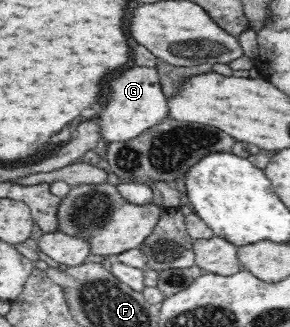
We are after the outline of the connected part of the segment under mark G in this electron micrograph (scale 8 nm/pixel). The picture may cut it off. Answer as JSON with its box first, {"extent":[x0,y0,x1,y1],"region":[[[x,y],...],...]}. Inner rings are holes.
{"extent":[97,66,168,142],"region":[[[131,66],[103,82],[103,110],[97,118],[100,134],[106,142],[134,139],[141,132],[168,117],[166,95],[163,92],[155,68]]]}

